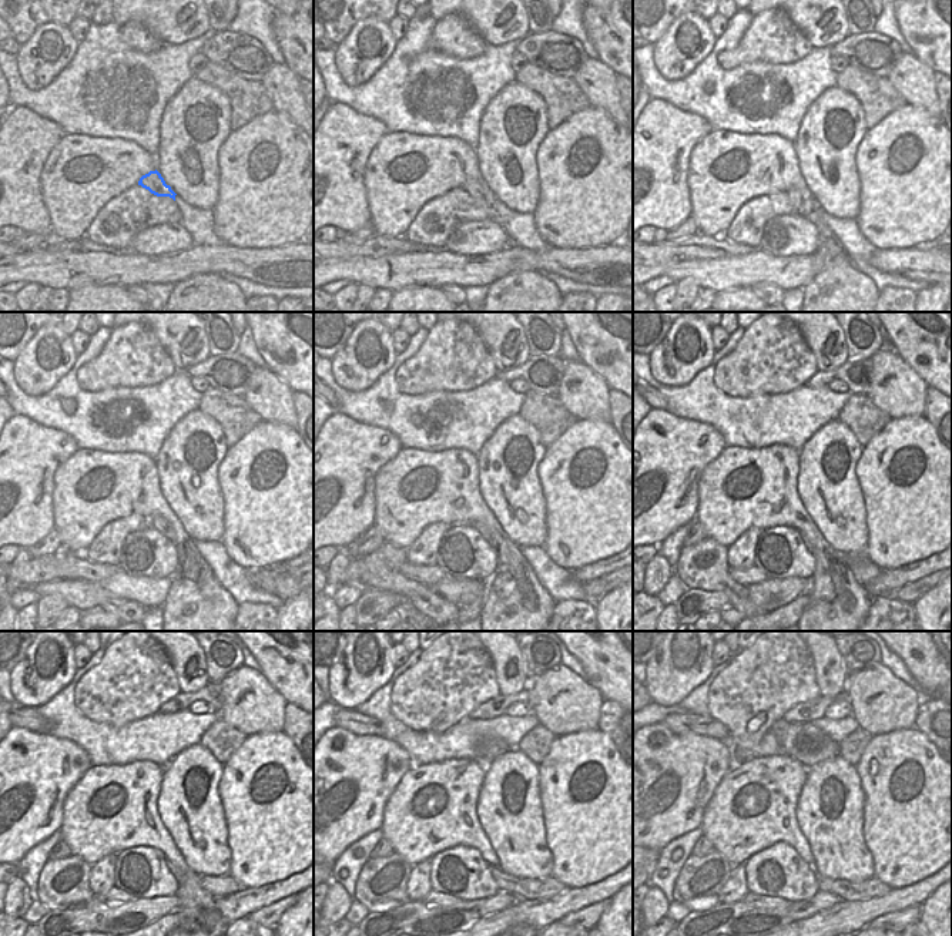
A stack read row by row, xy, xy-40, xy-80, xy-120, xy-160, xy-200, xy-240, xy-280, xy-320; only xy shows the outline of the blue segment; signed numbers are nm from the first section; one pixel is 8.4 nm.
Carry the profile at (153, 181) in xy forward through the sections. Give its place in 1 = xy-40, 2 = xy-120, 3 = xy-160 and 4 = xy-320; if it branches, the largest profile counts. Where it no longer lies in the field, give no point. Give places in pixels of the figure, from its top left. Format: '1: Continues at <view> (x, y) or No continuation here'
1: Continues at xy-40 (476, 188)
2: Continues at xy-120 (158, 523)
3: Continues at xy-160 (479, 526)
4: Continues at xy-320 (867, 889)

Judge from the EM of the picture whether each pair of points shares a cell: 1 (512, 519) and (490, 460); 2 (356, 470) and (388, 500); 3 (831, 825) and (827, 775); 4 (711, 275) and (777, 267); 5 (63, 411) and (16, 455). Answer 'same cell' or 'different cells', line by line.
1: same cell
2: different cells
3: same cell
4: same cell
5: different cells

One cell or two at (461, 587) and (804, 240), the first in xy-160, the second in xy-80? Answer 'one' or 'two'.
two

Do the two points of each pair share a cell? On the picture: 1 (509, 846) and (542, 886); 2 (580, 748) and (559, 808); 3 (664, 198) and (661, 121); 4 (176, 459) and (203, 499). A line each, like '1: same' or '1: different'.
1: different
2: same
3: same
4: same

